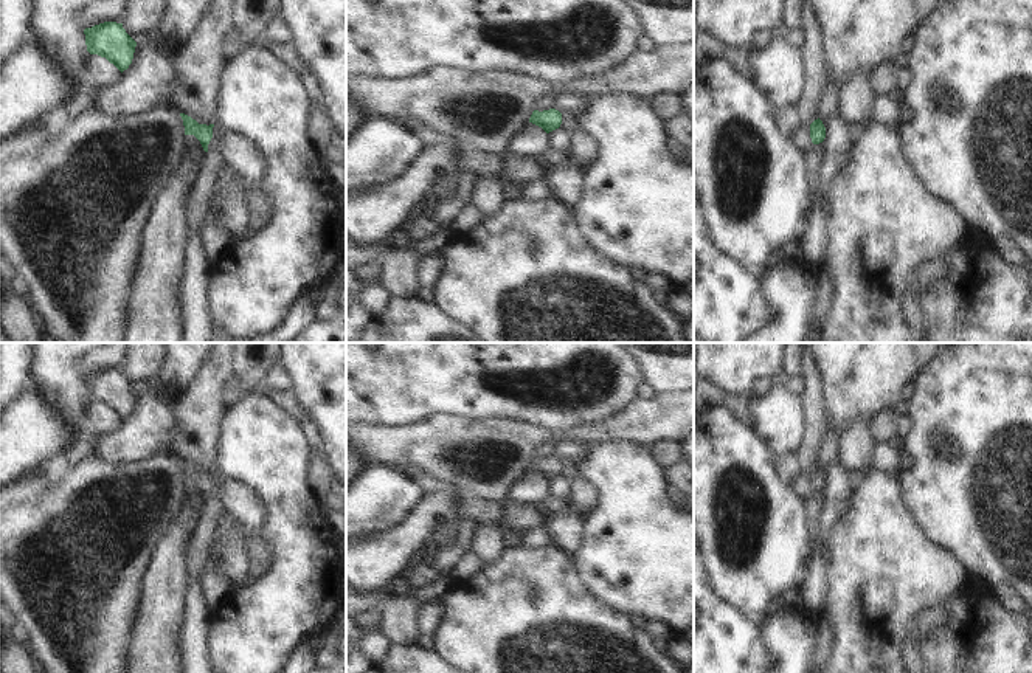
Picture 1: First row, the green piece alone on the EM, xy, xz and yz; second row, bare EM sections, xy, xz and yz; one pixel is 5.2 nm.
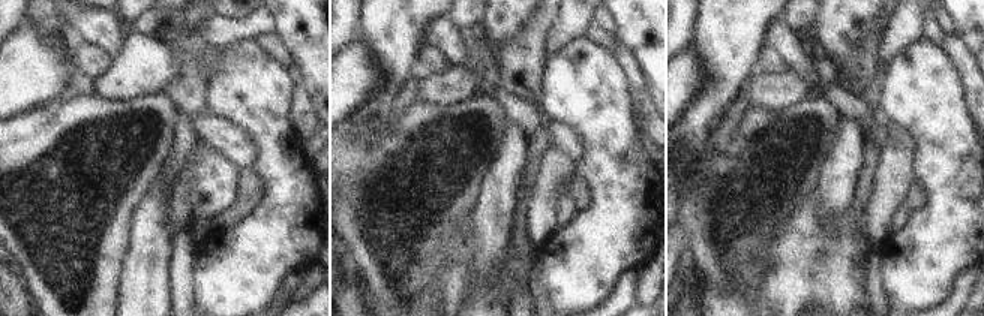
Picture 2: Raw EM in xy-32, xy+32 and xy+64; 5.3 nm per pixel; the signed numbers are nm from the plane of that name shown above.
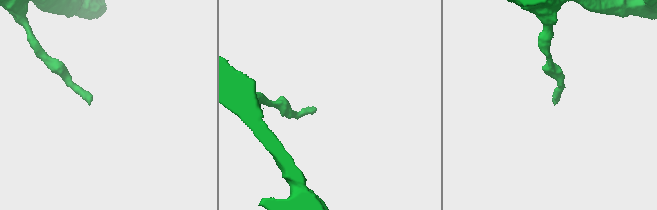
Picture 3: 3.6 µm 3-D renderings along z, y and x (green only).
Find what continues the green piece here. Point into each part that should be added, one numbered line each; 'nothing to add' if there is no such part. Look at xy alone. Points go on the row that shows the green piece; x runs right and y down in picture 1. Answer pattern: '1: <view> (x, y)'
1: xy (242, 157)

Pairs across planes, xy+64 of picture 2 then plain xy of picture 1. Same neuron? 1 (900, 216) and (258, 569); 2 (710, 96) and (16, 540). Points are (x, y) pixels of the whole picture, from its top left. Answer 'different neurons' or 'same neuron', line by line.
1: different neurons
2: different neurons

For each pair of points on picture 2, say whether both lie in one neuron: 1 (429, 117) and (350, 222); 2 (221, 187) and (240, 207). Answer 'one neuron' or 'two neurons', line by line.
1: one neuron
2: two neurons

